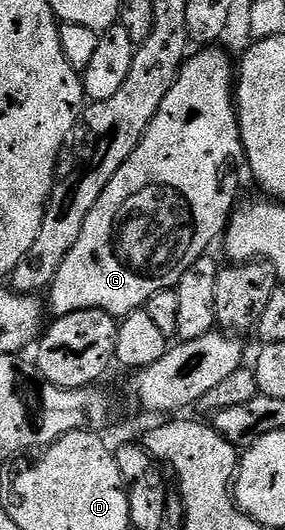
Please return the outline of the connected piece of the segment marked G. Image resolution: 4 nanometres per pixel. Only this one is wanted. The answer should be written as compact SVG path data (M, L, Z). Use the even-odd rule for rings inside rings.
M219 45L204 46L202 49L196 50L199 51L196 55L194 52L184 62L173 89L169 89L169 93L165 93L165 101L161 101L161 109L157 109L149 129L137 145L137 149L133 149L133 153L125 161L125 165L121 165L121 169L117 169L113 181L109 181L109 185L105 185L105 193L101 193L97 205L93 205L93 213L89 213L89 217L85 217L85 229L81 229L81 237L77 237L77 245L73 245L69 257L65 257L61 269L57 269L57 277L51 282L49 288L49 296L51 295L49 307L50 310L51 307L55 310L56 316L68 315L74 311L84 311L92 307L98 311L122 317L146 308L149 297L153 297L153 293L161 293L178 287L185 269L189 269L189 265L193 265L193 261L208 254L212 250L211 242L215 238L218 240L226 232L229 216L237 206L235 198L239 195L239 182L242 181L243 175L245 179L247 154L243 151L243 138L239 132L239 117L235 106L237 67L233 59L231 63L230 57L221 48L222 46Z

